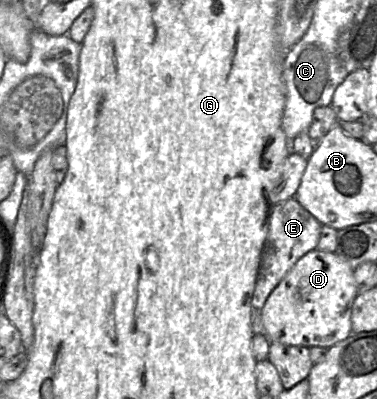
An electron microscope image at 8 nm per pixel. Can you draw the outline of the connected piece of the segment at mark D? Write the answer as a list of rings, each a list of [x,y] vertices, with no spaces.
[[[312,250],[301,257],[261,310],[266,337],[284,345],[330,348],[352,334],[352,306],[358,296],[354,268],[336,253]]]

